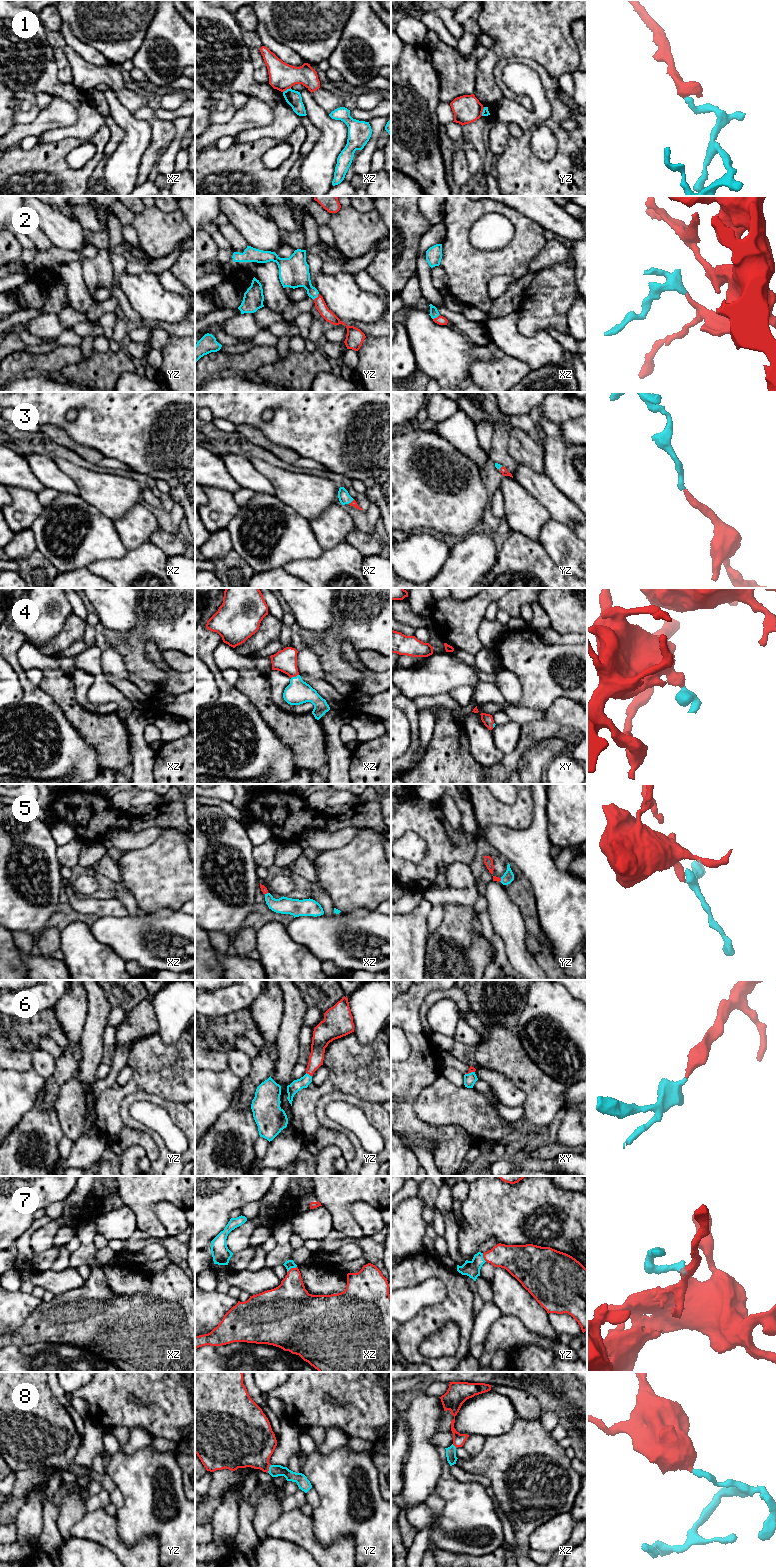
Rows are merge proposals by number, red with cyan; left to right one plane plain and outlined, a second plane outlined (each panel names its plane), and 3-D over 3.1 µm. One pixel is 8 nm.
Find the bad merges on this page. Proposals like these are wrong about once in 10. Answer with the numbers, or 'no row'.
1

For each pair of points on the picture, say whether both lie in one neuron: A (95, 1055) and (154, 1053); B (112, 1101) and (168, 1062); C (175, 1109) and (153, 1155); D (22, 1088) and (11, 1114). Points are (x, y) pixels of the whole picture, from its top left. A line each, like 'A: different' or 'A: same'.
A: different
B: same
C: different
D: same

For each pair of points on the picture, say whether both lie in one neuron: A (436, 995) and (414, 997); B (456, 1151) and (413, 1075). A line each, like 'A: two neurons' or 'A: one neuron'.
A: two neurons
B: one neuron

